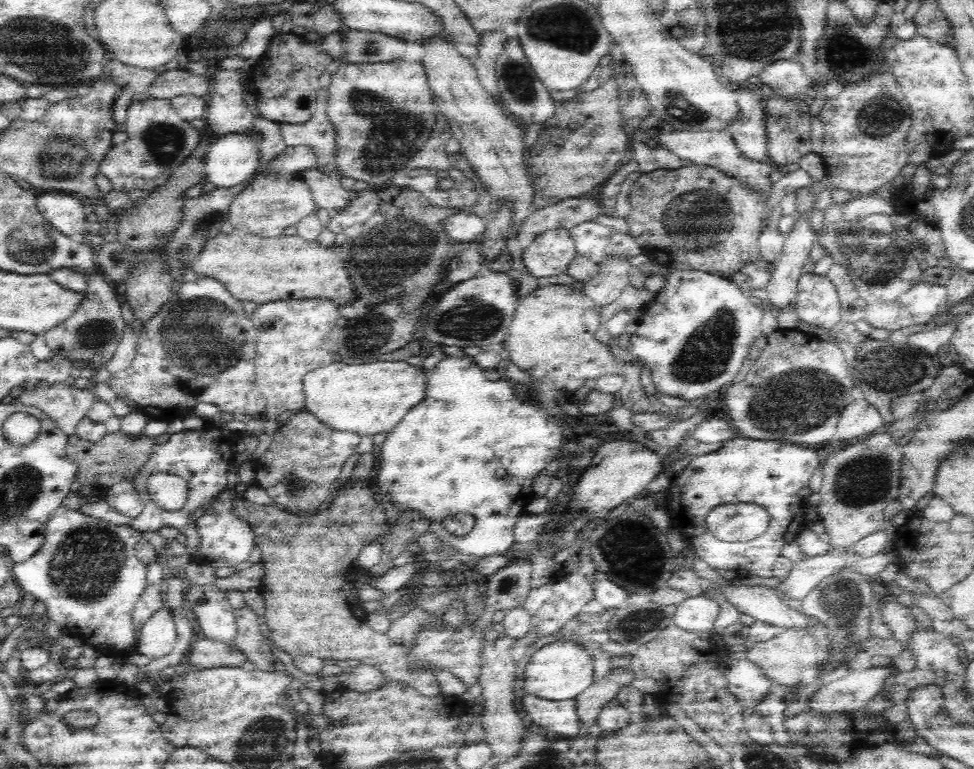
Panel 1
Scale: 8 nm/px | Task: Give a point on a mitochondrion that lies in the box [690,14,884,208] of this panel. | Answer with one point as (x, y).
(846, 54)

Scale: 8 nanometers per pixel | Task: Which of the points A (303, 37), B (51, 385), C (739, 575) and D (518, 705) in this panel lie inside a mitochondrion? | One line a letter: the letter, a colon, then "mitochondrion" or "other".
A: other
B: other
C: other
D: other

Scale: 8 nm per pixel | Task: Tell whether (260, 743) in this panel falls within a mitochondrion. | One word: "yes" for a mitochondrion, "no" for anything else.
yes

